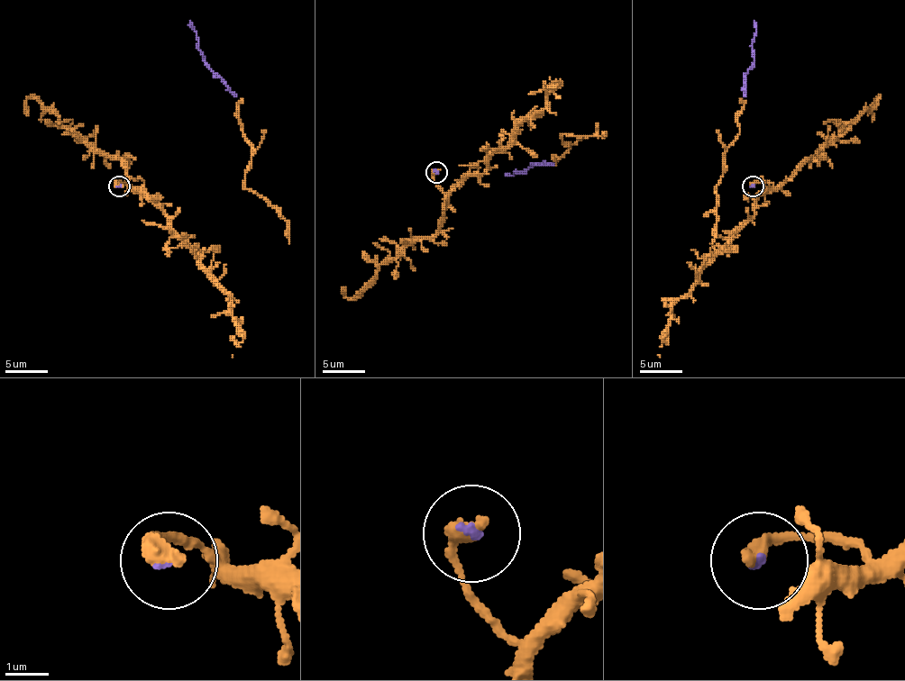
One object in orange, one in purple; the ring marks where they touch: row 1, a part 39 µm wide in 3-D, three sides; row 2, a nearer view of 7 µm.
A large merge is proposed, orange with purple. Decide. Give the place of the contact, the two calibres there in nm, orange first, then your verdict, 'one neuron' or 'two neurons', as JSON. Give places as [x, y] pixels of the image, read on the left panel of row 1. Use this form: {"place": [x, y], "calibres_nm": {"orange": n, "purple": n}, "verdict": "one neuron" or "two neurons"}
{"place": [119, 186], "calibres_nm": {"orange": 400, "purple": 100}, "verdict": "one neuron"}

